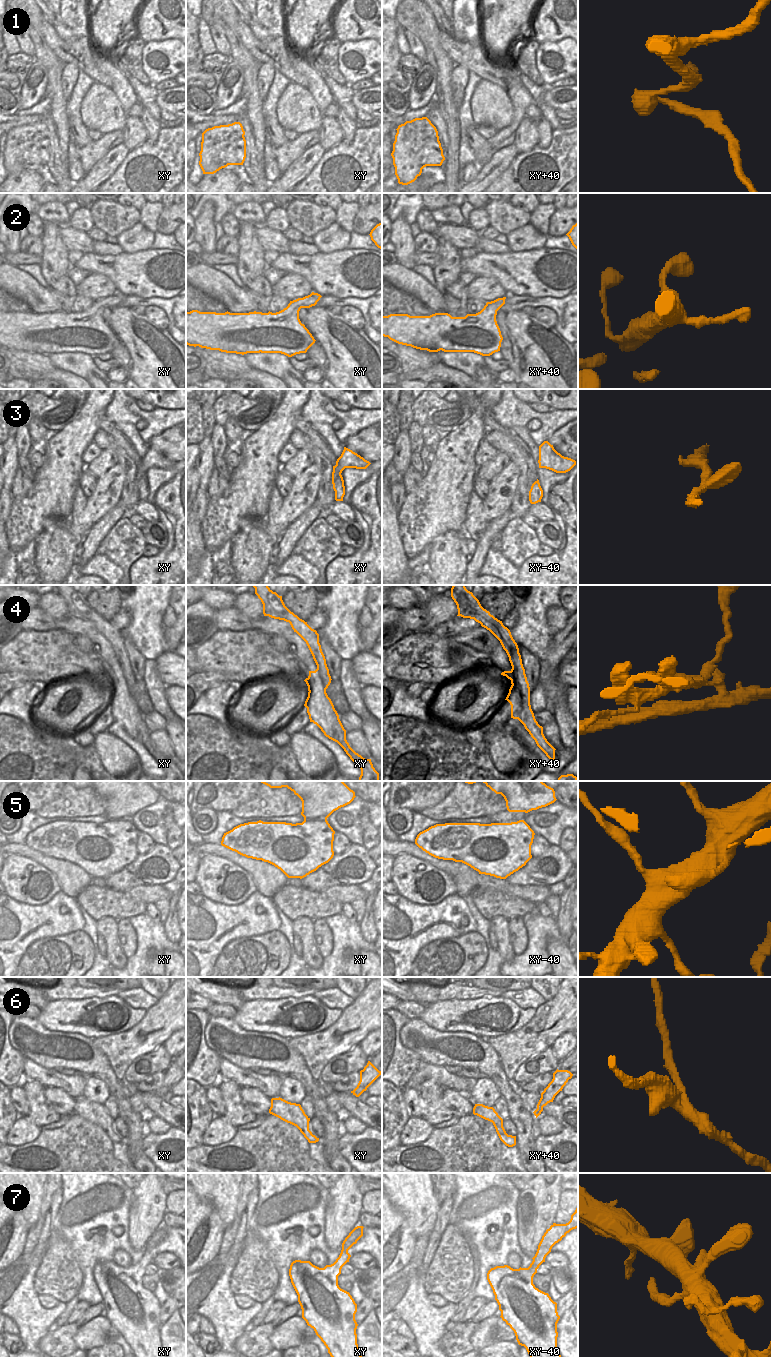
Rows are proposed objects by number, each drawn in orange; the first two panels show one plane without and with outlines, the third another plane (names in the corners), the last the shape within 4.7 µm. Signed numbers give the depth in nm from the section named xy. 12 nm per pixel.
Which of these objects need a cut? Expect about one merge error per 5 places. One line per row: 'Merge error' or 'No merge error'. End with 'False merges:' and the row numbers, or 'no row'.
1: Merge error
2: No merge error
3: No merge error
4: Merge error
5: No merge error
6: No merge error
7: No merge error
False merges: 1, 4.

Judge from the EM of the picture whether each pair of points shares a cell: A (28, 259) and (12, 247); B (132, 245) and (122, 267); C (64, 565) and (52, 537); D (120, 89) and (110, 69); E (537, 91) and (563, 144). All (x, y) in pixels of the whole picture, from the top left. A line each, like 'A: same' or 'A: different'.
A: different
B: different
C: same
D: same
E: different

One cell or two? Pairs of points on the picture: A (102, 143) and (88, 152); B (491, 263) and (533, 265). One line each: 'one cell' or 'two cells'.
A: one cell
B: one cell

